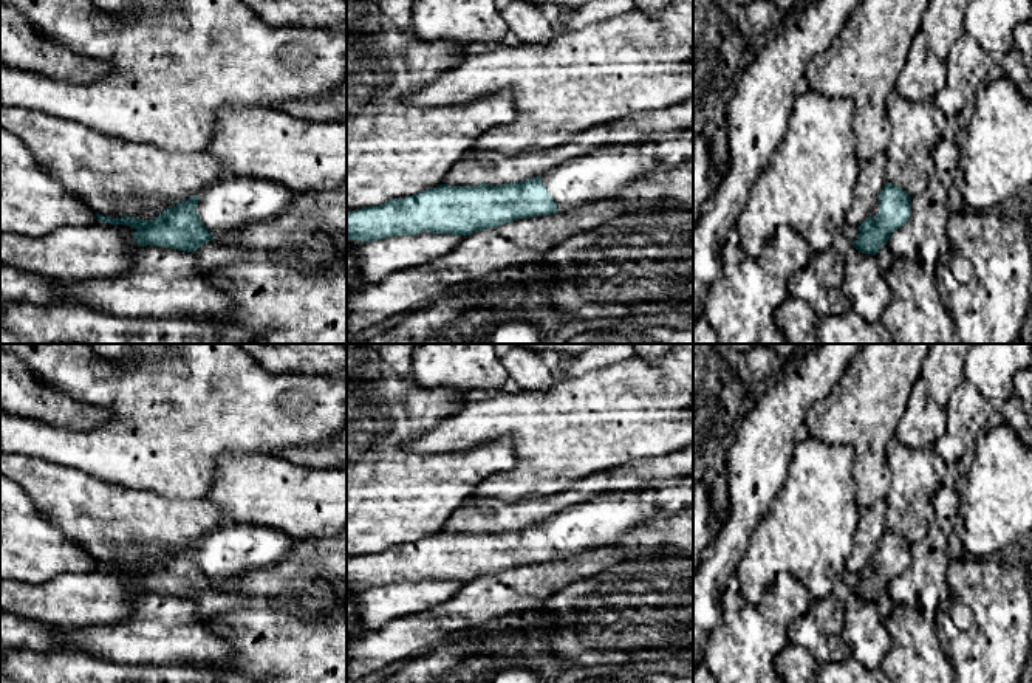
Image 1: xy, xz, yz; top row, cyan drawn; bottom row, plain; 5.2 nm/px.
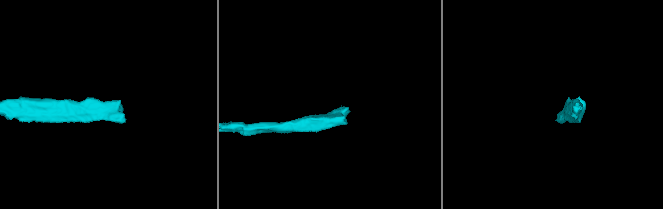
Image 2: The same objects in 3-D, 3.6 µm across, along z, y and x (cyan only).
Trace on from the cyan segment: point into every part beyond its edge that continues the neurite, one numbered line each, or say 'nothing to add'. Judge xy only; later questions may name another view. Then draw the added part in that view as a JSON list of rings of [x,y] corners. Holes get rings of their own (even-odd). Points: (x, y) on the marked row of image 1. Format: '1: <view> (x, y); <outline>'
1: xy (234, 202); [[[251,175],[220,177],[203,190],[196,212],[214,239],[279,215],[296,197],[282,184]]]

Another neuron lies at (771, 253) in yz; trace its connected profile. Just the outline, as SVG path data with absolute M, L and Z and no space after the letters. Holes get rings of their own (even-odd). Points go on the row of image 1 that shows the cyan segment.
M788 226L774 231L758 257L743 251L732 229L721 245L721 274L704 305L718 344L786 344L775 310L789 297L789 277L812 259L800 232Z

